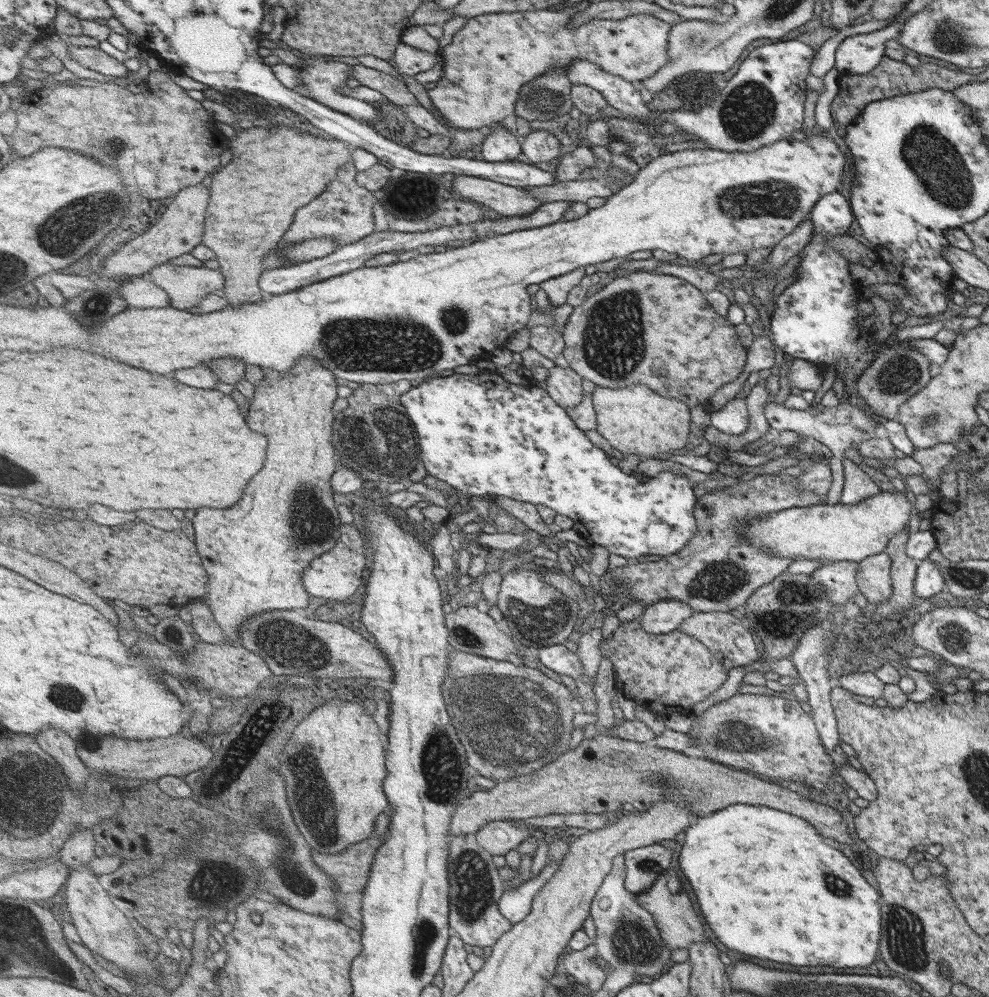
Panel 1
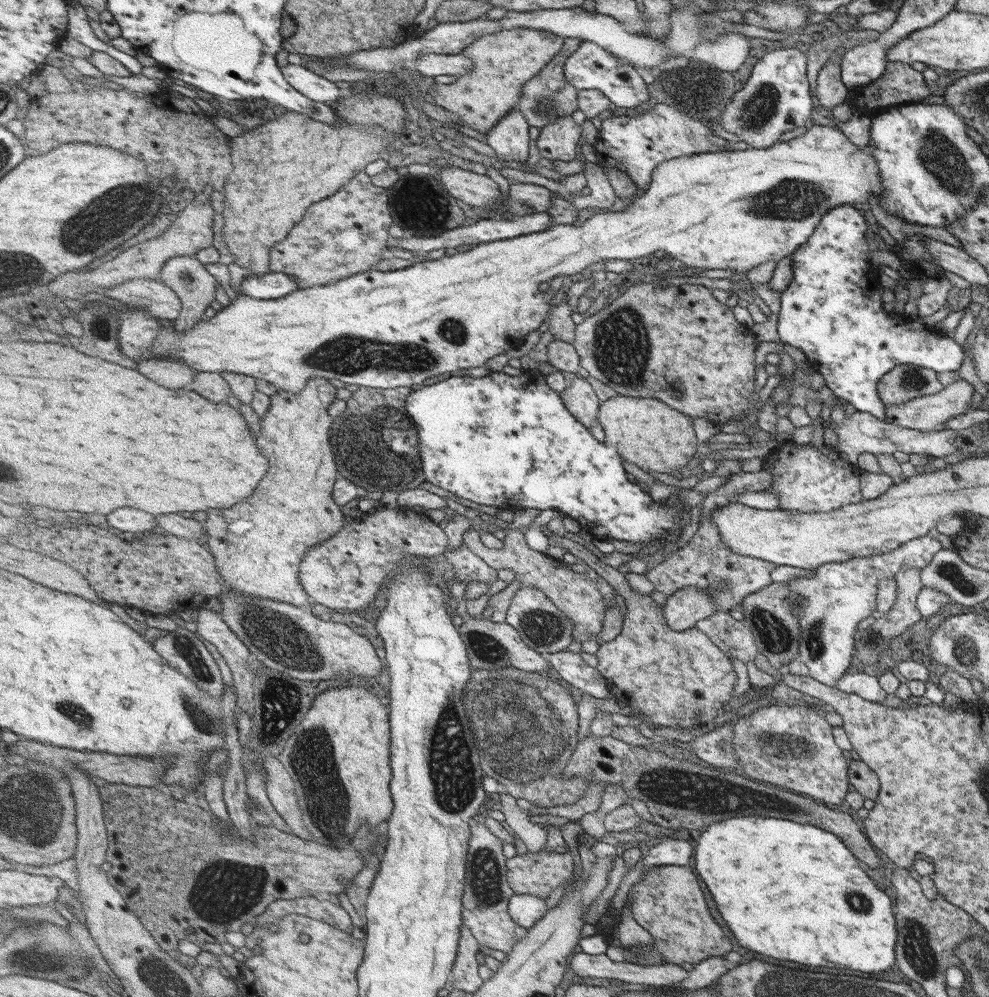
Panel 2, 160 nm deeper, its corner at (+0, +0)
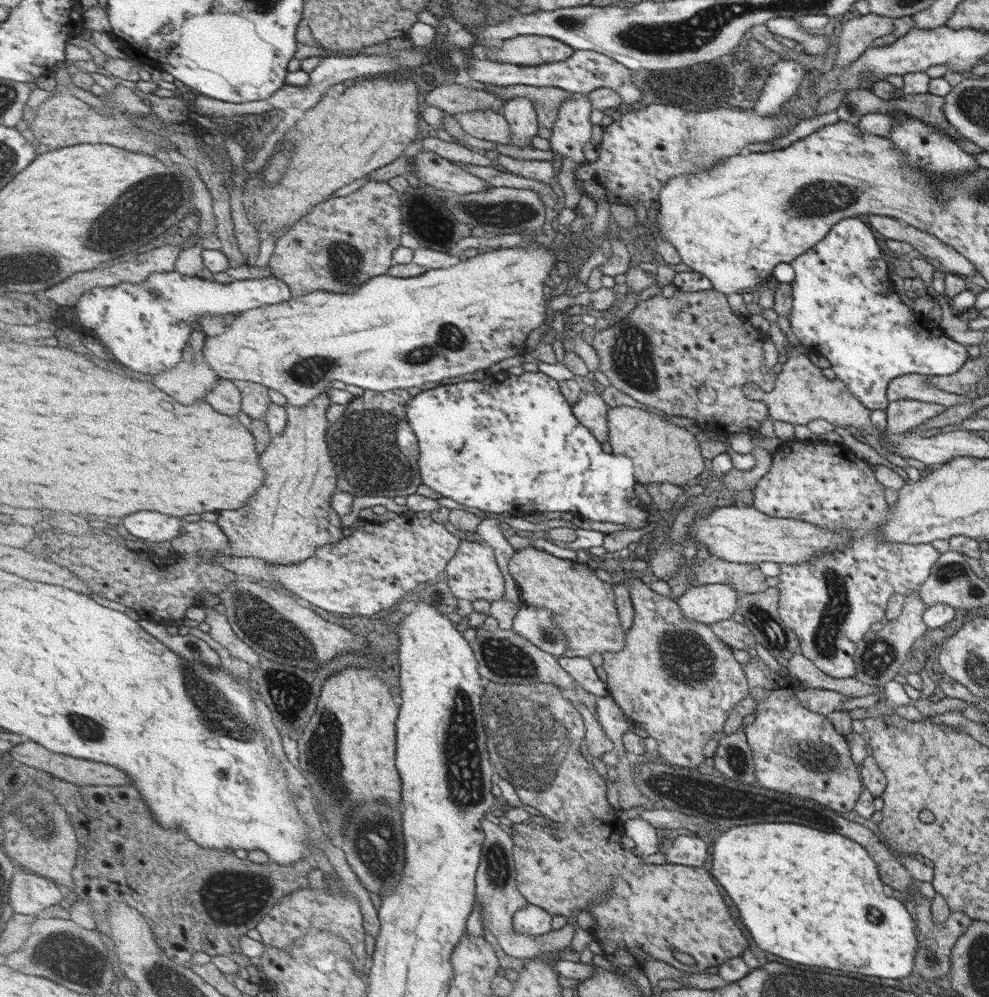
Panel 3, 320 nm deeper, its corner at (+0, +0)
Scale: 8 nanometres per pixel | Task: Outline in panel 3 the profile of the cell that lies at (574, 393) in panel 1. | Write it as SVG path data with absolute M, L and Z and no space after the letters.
M587 384L586 391L577 404L571 404L573 412L590 431L603 442L610 442L608 425L609 404L601 398L597 387Z

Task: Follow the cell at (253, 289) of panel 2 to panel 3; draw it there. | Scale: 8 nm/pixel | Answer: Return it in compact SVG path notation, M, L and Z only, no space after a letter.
M177 271L154 273L145 282L121 283L110 287L92 287L82 292L80 300L75 305L76 320L85 328L95 330L95 334L103 340L109 352L123 364L129 364L135 372L143 374L161 374L164 370L175 368L181 362L183 350L192 340L192 334L199 327L199 318L205 314L231 318L252 308L261 308L265 305L279 304L291 300L294 296L290 286L275 276L263 279L234 280L230 283L216 282L213 279L204 279L185 276Z

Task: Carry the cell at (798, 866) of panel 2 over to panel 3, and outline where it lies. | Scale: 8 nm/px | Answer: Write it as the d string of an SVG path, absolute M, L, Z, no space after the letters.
M769 822L727 827L715 838L711 850L713 878L725 886L725 892L741 914L741 922L745 922L749 934L753 934L753 944L761 950L805 966L891 980L905 980L914 970L918 950L914 920L899 900L883 894L887 889L881 888L885 885L877 878L878 868L860 844L833 832L819 832L787 822Z

